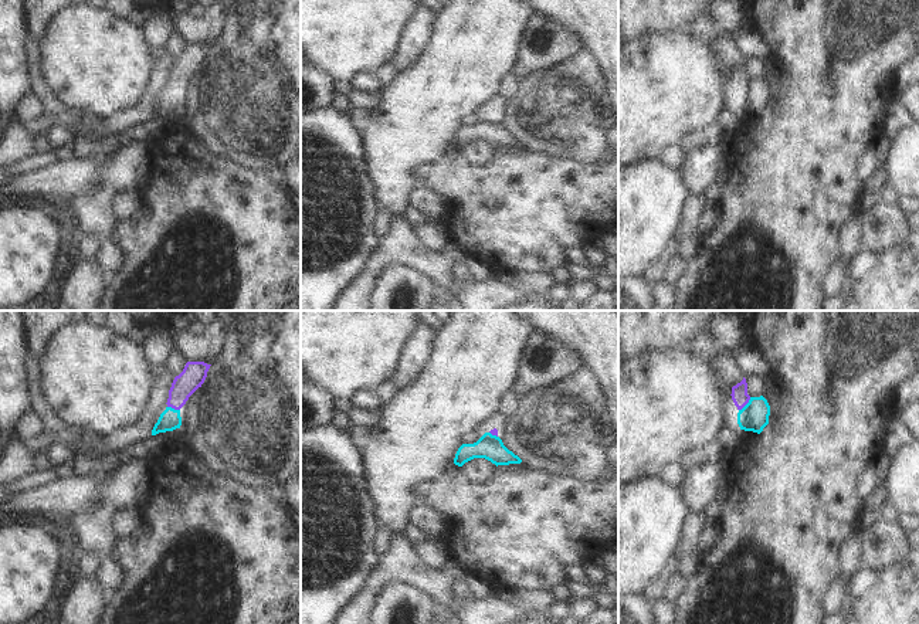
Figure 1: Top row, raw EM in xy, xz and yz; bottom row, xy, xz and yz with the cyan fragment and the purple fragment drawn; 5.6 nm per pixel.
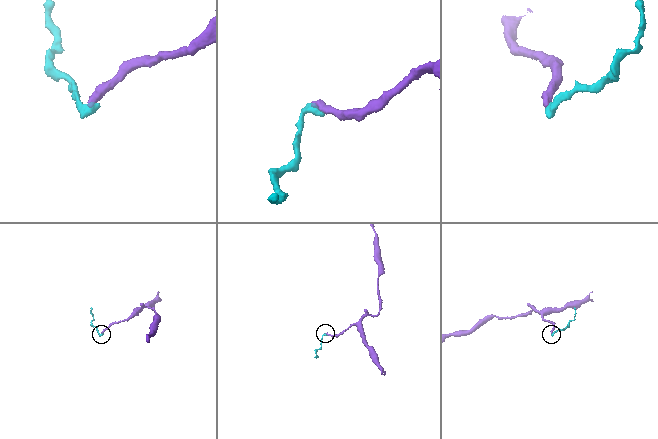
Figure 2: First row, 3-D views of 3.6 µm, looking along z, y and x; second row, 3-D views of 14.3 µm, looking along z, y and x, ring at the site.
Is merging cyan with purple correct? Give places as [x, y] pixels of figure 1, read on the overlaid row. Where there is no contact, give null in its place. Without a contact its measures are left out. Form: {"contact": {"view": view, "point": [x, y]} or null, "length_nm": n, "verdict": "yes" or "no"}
{"contact": {"view": "yz", "point": [746, 404]}, "length_nm": 100, "verdict": "yes"}

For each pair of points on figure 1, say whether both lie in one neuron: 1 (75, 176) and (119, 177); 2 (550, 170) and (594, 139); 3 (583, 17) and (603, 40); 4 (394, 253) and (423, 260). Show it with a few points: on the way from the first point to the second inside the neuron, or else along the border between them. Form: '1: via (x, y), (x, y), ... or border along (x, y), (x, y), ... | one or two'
1: border along (119, 152), (94, 190), (71, 197) | two
2: border along (536, 151), (569, 155), (590, 163), (603, 156) | two
3: via (589, 23), (600, 34) | one
4: via (402, 253), (416, 253) | one

